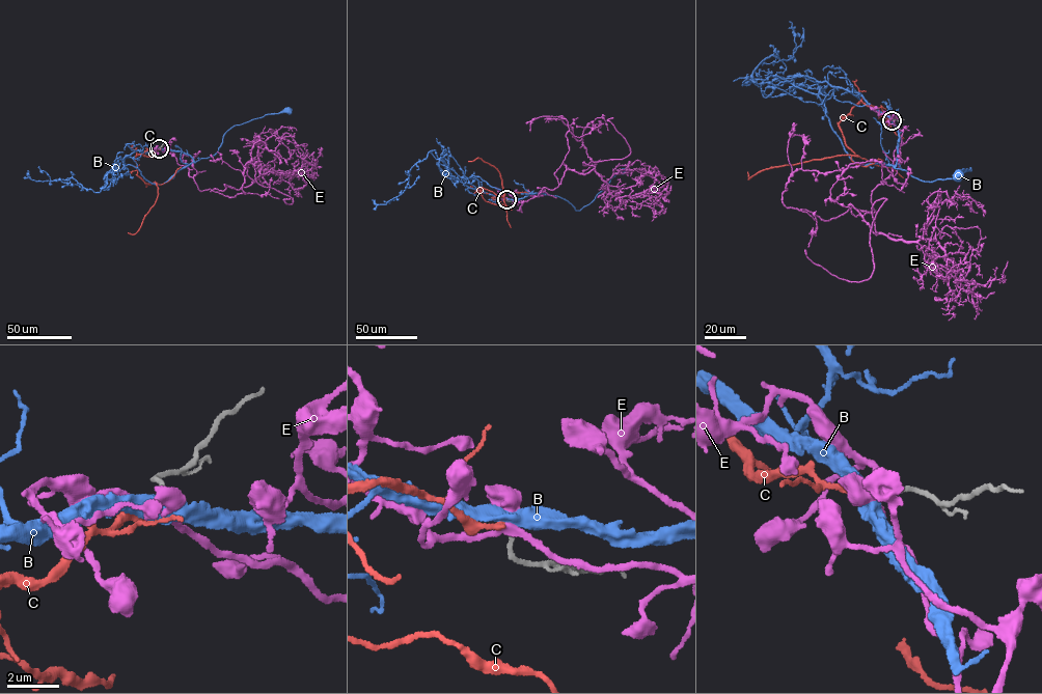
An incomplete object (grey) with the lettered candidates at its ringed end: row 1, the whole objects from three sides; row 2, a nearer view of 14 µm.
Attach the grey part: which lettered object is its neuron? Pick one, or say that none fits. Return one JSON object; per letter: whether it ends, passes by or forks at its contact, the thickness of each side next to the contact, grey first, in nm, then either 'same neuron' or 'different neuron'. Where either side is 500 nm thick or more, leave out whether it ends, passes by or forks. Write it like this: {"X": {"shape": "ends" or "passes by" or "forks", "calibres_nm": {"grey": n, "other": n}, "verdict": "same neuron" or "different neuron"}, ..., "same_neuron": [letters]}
{"B": {"calibres_nm": {"grey": 190, "other": 550}, "verdict": "different neuron"}, "C": {"shape": "ends", "calibres_nm": {"grey": 190, "other": 200}, "verdict": "same neuron"}, "E": {"shape": "forks", "calibres_nm": {"grey": 200, "other": 320}, "verdict": "different neuron"}, "same_neuron": ["C"]}

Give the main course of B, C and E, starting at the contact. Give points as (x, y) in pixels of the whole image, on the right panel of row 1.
B: (892, 119), (899, 140), (896, 168), (928, 182), (971, 170), (963, 169), (956, 173), (957, 178), (958, 174)
C: (892, 119), (882, 118), (861, 101), (839, 126), (845, 143), (858, 157), (772, 166), (748, 179), (747, 171)
E: (892, 120), (875, 212), (849, 205), (876, 236), (886, 200), (873, 273), (805, 254)

